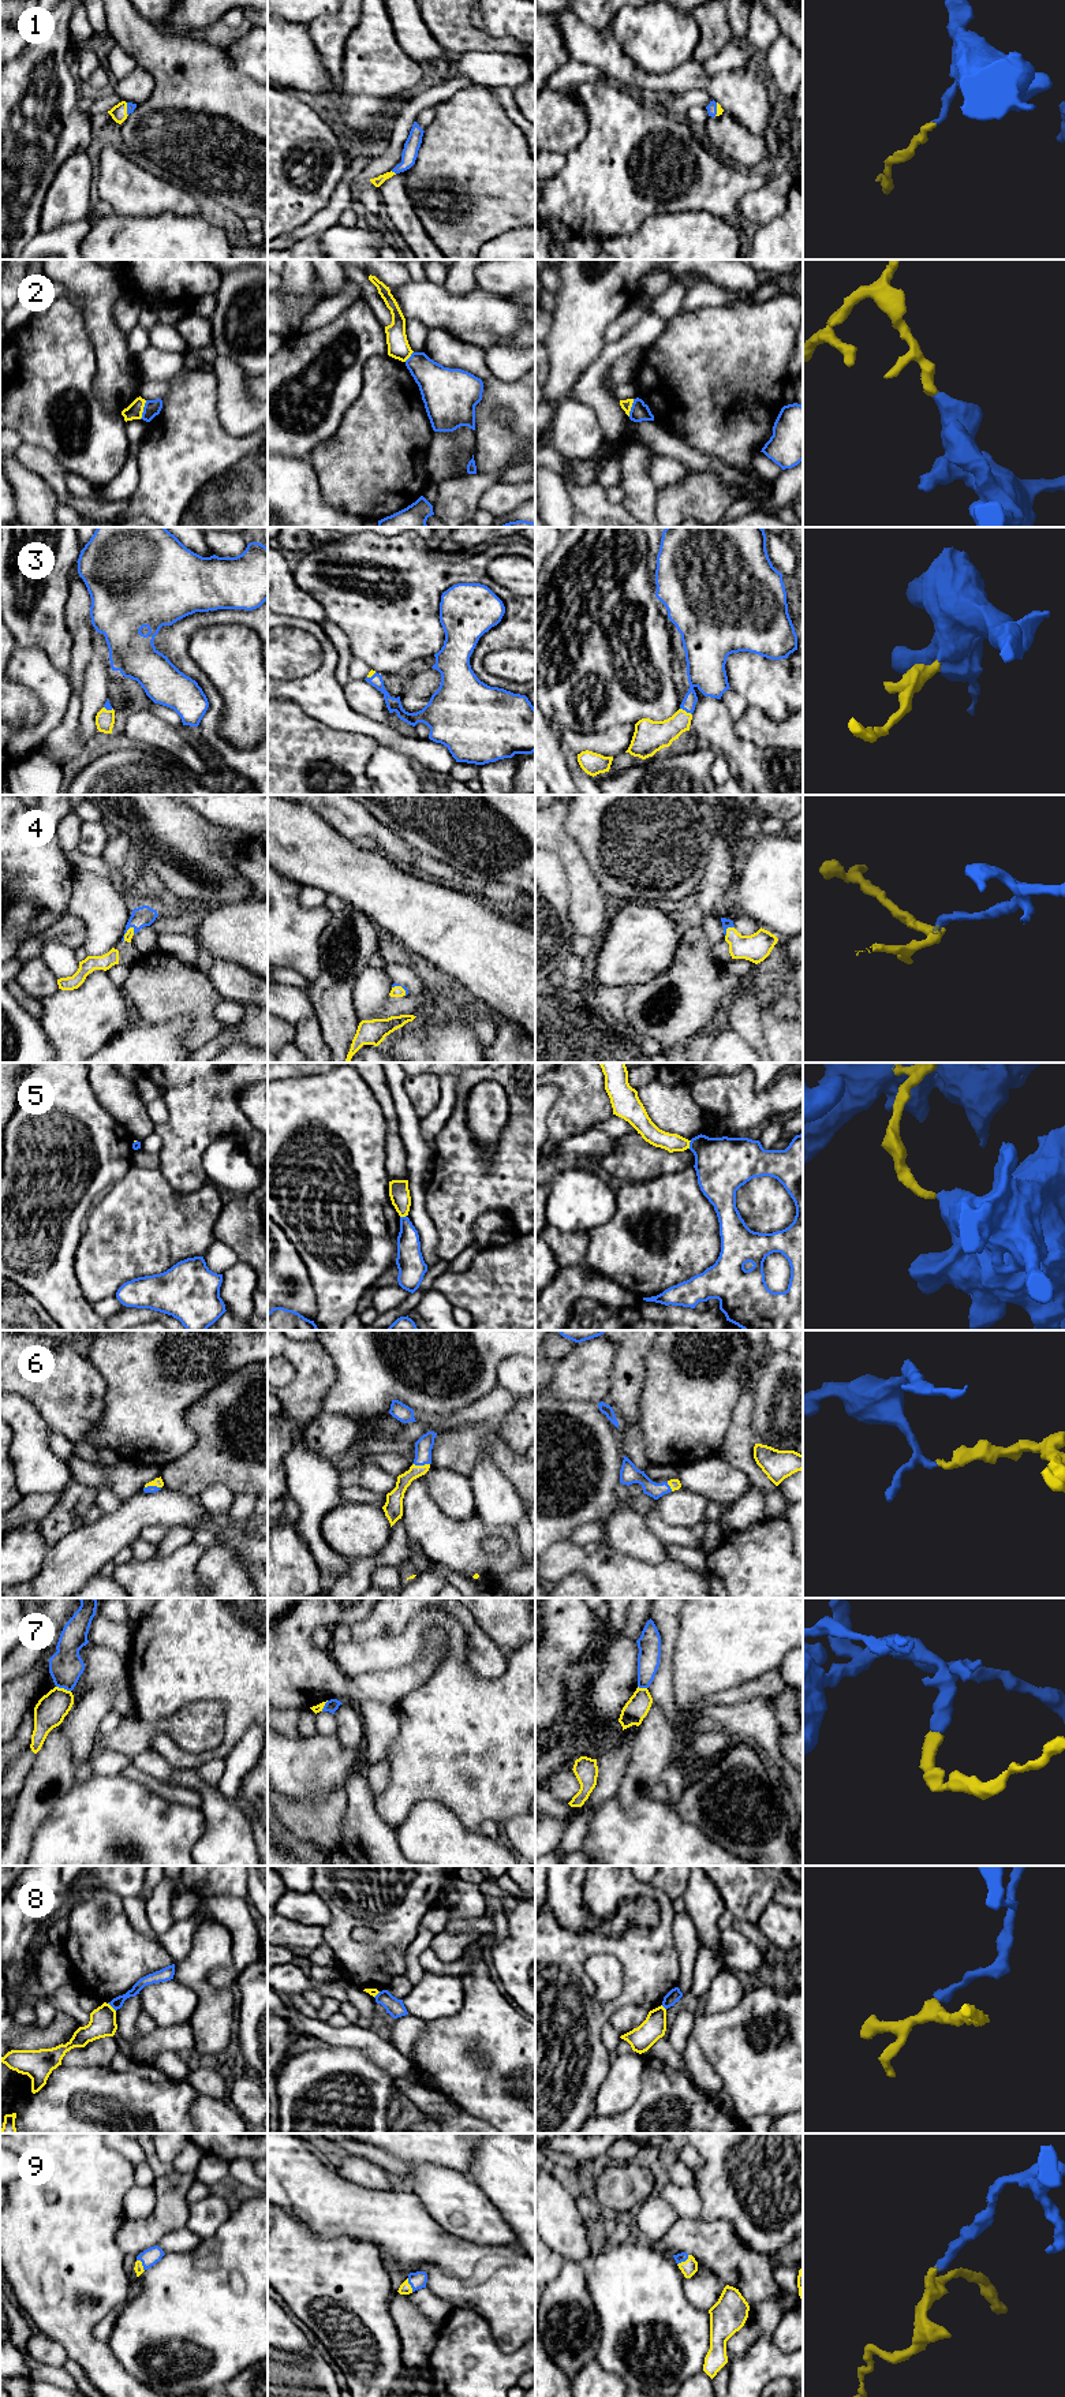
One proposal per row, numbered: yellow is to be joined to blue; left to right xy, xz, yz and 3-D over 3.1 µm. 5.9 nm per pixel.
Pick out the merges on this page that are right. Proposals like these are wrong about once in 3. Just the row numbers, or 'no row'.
1, 3, 4, 6, 9

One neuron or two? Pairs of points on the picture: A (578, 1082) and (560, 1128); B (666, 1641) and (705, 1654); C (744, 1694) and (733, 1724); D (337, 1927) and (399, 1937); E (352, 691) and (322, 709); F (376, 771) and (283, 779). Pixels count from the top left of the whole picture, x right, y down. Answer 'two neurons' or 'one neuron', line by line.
A: one neuron
B: two neurons
C: two neurons
D: one neuron
E: two neurons
F: two neurons

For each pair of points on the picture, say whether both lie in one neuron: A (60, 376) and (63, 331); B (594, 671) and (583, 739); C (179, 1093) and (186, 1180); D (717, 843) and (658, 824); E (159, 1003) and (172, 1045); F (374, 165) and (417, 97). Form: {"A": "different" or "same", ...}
{"A": "same", "B": "different", "C": "same", "D": "different", "E": "different", "F": "same"}

